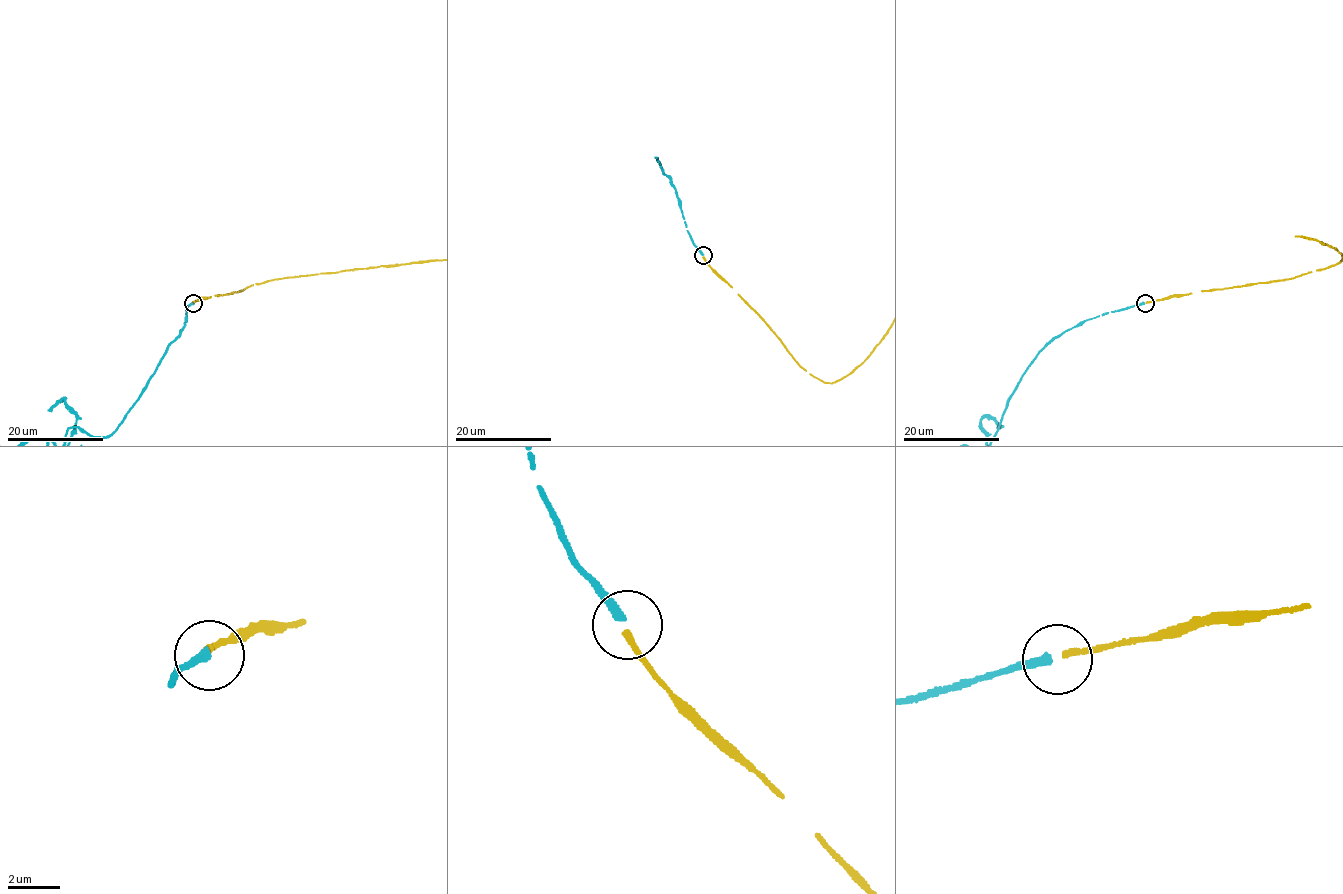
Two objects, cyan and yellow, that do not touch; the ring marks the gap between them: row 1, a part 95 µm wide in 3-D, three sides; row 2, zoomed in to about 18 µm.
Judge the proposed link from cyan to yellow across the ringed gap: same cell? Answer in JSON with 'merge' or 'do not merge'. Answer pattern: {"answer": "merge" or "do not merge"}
{"answer": "merge"}

